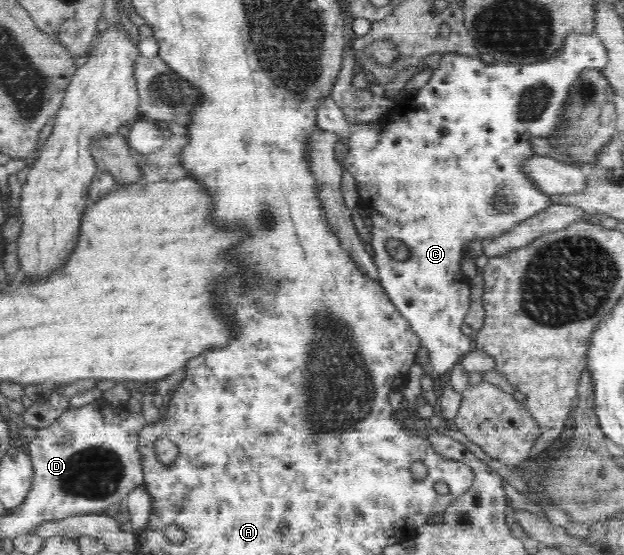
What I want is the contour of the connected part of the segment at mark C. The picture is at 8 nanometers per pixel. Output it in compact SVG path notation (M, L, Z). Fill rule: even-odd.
M568 33L564 43L548 58L544 58L538 62L504 62L491 61L485 58L473 58L467 54L455 53L452 50L446 53L440 53L440 61L436 61L436 69L432 69L431 77L428 81L424 81L424 85L420 85L420 89L412 89L412 93L408 93L395 104L390 115L386 116L377 125L371 129L361 129L360 125L350 124L345 118L344 112L331 96L325 96L318 99L315 106L316 124L324 131L336 132L339 135L339 141L348 145L348 152L344 161L344 166L348 173L356 180L359 199L364 203L364 209L372 221L370 245L372 245L372 259L379 271L379 284L383 287L390 301L396 306L398 312L408 320L409 327L420 340L421 347L424 347L427 353L427 364L422 366L424 375L431 376L433 380L440 377L448 369L454 367L455 363L459 363L461 358L470 353L470 337L462 334L463 319L466 317L470 307L471 291L468 281L464 281L464 273L460 270L460 259L465 249L471 249L474 253L478 252L481 241L488 239L498 239L502 235L506 235L508 231L512 231L520 223L528 221L532 216L538 215L542 211L546 211L556 199L547 193L542 193L536 189L532 180L520 170L519 165L525 162L529 157L544 157L547 146L550 146L550 137L554 137L554 133L558 131L558 127L564 125L564 107L570 99L570 91L576 79L580 77L580 73L587 69L604 69L608 65L608 50L601 43L596 35L586 35L580 33ZM388 239L398 239L405 243L410 250L410 257L403 261L396 260L388 254L386 243Z

